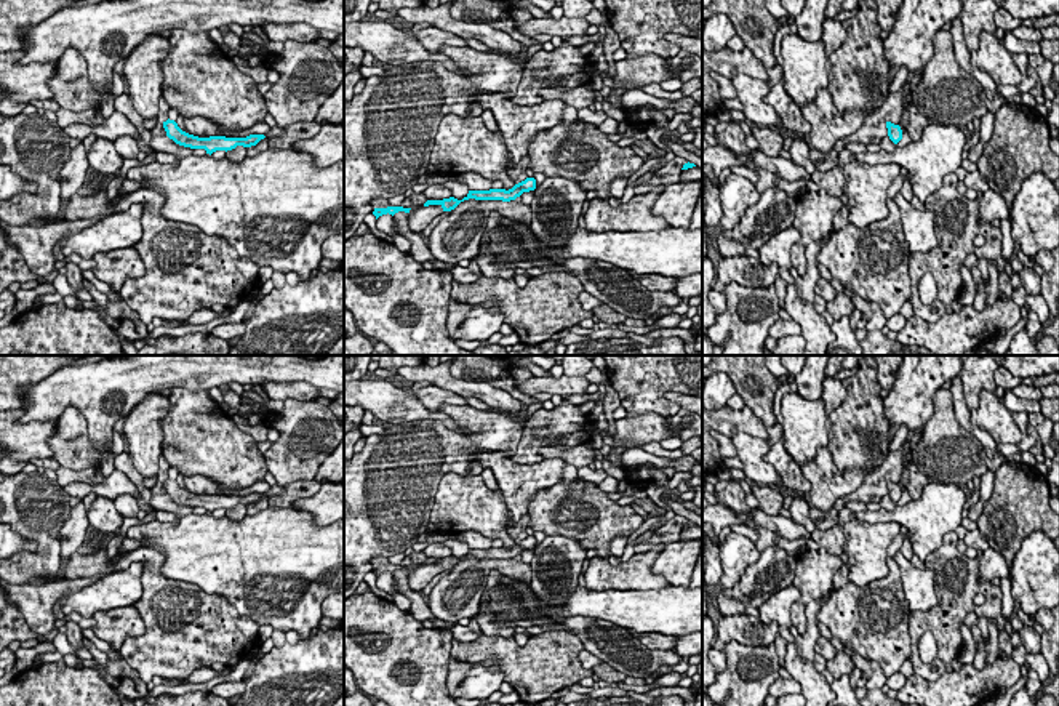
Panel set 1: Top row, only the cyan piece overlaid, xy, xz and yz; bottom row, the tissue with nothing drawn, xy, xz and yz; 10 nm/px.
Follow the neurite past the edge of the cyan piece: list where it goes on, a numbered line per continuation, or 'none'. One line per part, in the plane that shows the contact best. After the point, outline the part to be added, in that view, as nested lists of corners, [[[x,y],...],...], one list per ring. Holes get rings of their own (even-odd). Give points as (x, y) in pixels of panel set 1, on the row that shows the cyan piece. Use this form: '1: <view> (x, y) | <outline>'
none

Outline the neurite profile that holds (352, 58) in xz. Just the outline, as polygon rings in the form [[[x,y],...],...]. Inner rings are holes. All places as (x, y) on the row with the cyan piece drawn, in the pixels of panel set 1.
[[[344,46],[344,77],[352,72],[358,70],[362,74],[362,61],[363,61],[365,51],[360,48],[347,48]]]

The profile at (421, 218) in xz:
[[[429,205],[414,210],[413,215],[408,215],[408,227],[413,232],[421,234],[438,215],[443,215],[442,205]]]

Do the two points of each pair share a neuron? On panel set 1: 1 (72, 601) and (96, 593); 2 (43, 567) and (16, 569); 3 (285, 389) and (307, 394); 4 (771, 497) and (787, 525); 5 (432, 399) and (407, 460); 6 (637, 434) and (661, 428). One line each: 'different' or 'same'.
1: same
2: same
3: same
4: different
5: different
6: same

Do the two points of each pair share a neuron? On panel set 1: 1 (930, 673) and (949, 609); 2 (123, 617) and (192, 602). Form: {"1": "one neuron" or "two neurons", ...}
{"1": "one neuron", "2": "two neurons"}

